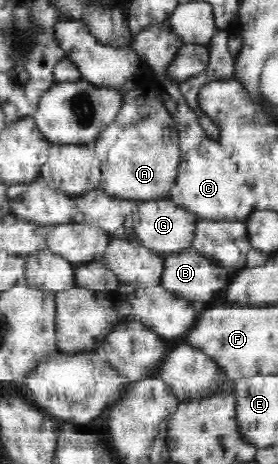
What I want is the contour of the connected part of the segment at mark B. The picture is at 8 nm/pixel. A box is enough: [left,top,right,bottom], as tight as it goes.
[161,248,232,302]

